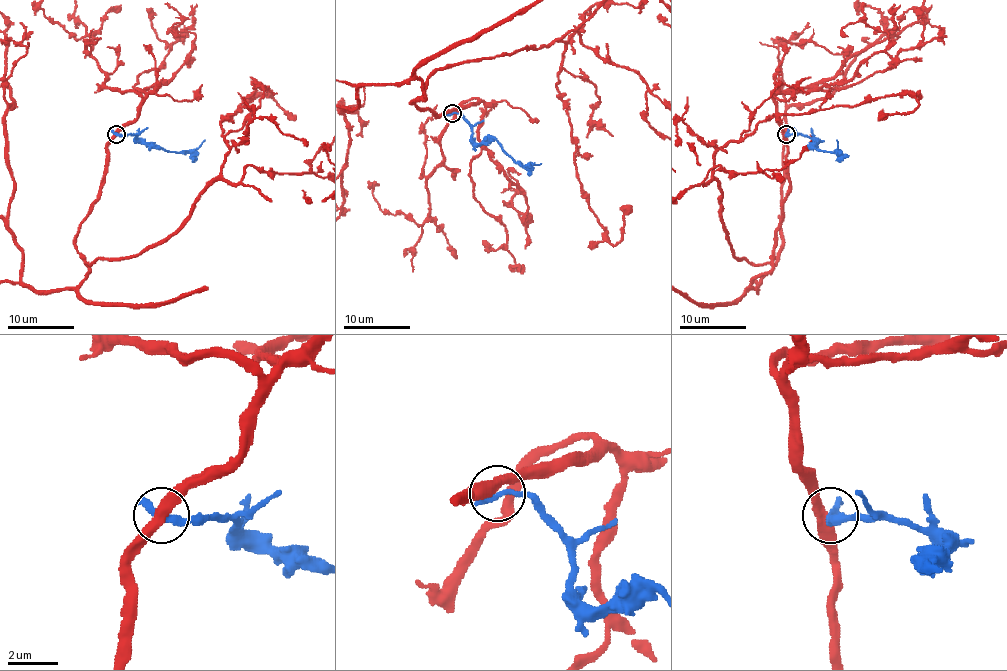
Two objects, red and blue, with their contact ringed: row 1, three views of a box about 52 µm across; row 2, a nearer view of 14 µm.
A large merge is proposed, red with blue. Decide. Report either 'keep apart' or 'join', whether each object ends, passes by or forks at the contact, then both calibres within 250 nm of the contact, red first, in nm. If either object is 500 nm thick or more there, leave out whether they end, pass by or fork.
keep apart | red passes by | blue ends | 400/320 nm

